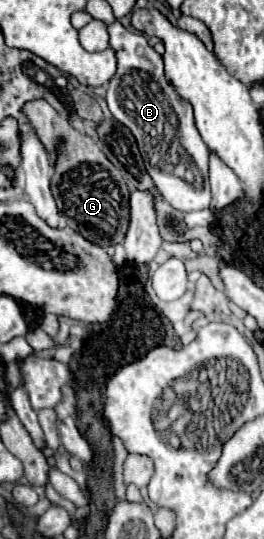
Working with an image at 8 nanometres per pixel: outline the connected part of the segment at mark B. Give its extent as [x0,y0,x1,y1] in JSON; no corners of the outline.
[107,20,209,212]

